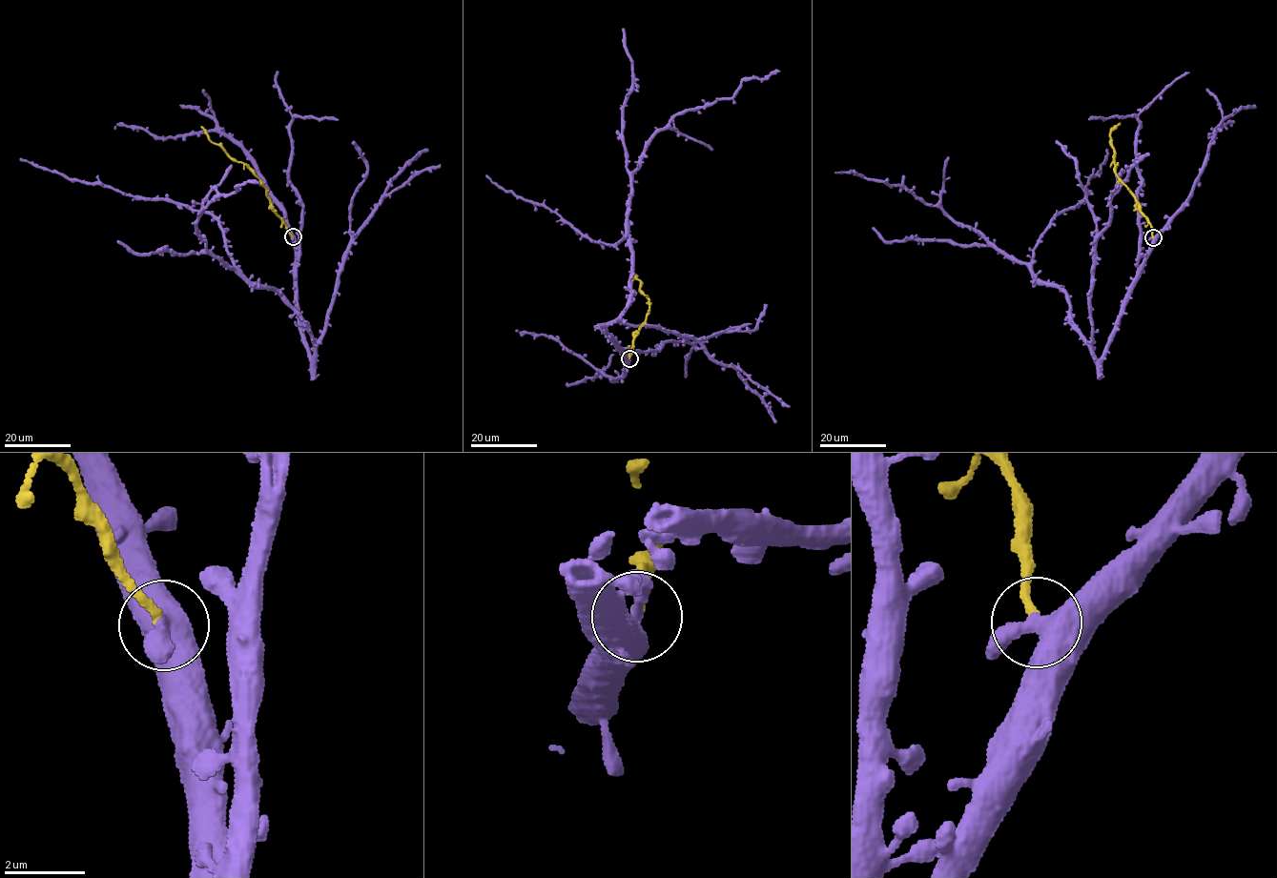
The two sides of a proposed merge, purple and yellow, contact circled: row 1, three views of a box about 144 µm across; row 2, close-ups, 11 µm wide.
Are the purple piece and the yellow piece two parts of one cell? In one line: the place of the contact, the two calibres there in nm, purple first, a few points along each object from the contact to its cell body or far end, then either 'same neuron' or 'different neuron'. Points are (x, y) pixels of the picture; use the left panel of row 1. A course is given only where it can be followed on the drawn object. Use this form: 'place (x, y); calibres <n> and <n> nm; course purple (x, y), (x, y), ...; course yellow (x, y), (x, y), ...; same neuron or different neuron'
place (293, 236); calibres 480 and 200 nm; course purple (293, 236), (299, 328), (313, 359), (300, 314), (240, 274), (212, 214), (20, 159); course yellow (292, 236), (253, 170), (234, 160), (210, 140), (201, 127); different neuron

